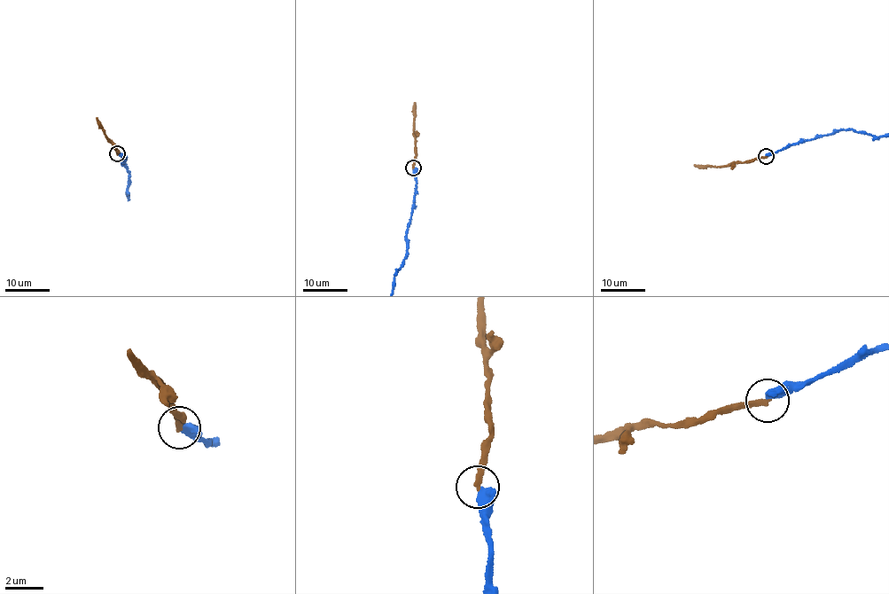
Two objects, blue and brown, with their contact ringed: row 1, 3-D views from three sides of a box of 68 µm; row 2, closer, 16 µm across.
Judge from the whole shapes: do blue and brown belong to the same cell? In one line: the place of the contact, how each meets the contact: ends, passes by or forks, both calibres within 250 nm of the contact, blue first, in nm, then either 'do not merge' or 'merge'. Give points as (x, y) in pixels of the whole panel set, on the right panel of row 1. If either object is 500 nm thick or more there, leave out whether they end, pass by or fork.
(766, 156) | blue ends | brown ends | 420/240 nm | do not merge

